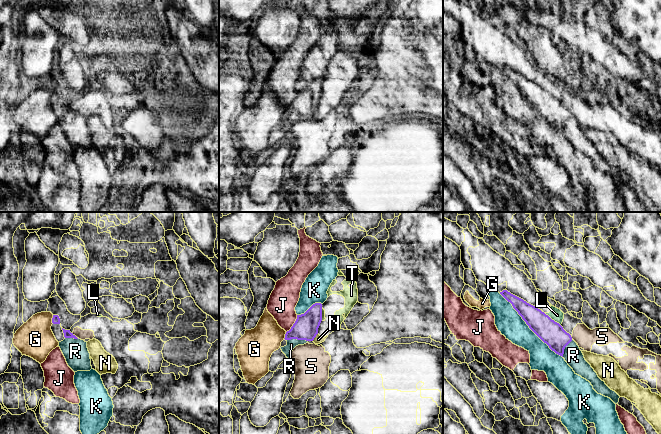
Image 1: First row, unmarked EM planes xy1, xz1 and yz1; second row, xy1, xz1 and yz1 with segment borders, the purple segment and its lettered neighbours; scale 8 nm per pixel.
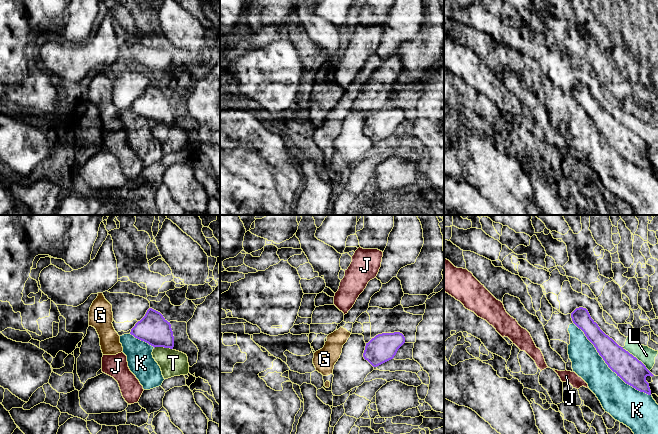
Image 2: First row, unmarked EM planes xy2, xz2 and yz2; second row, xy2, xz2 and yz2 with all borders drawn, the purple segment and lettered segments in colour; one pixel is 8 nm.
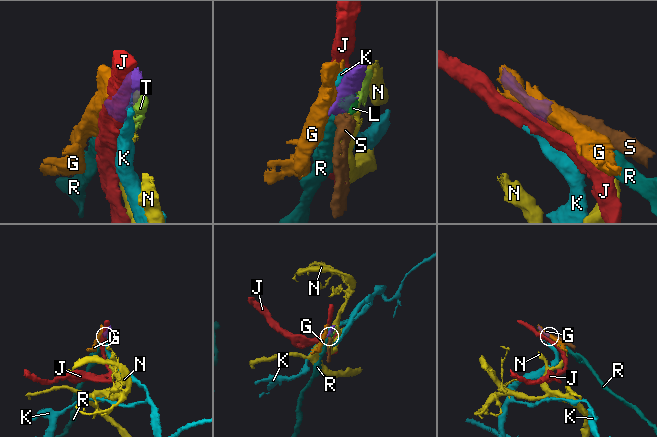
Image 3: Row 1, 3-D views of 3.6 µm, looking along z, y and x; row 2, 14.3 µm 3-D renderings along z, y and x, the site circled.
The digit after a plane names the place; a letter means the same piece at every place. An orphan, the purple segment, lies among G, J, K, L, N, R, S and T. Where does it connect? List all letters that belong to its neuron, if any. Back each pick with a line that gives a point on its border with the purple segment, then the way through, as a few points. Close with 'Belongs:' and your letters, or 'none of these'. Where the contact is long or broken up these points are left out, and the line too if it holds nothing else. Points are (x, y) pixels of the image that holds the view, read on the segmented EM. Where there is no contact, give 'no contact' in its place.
R: meets purple in xz1 at (297, 339); runs through xz1 (306, 326), (297, 339), (291, 344)
Belongs: R

